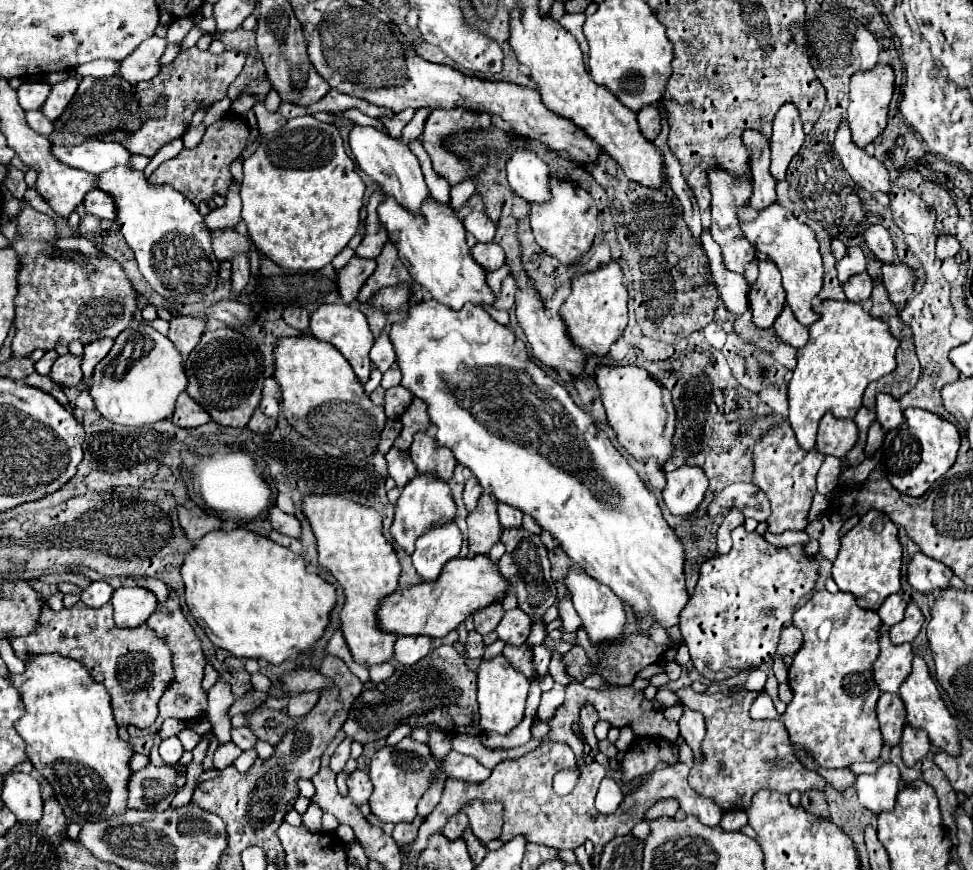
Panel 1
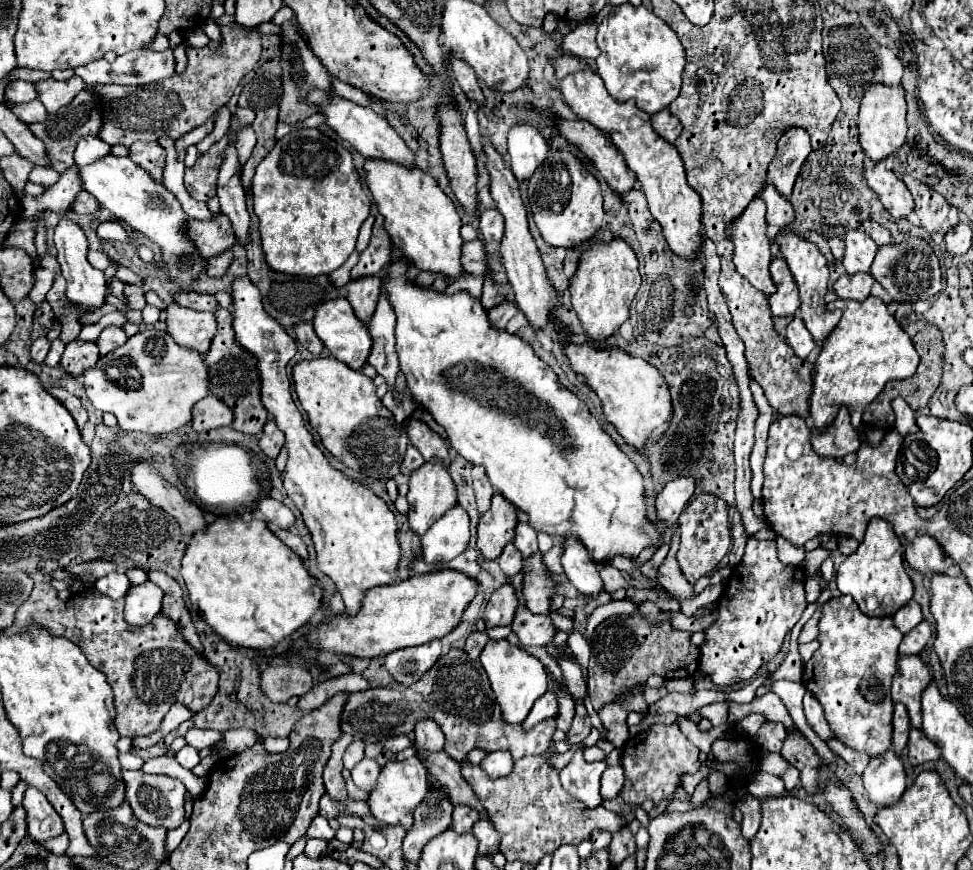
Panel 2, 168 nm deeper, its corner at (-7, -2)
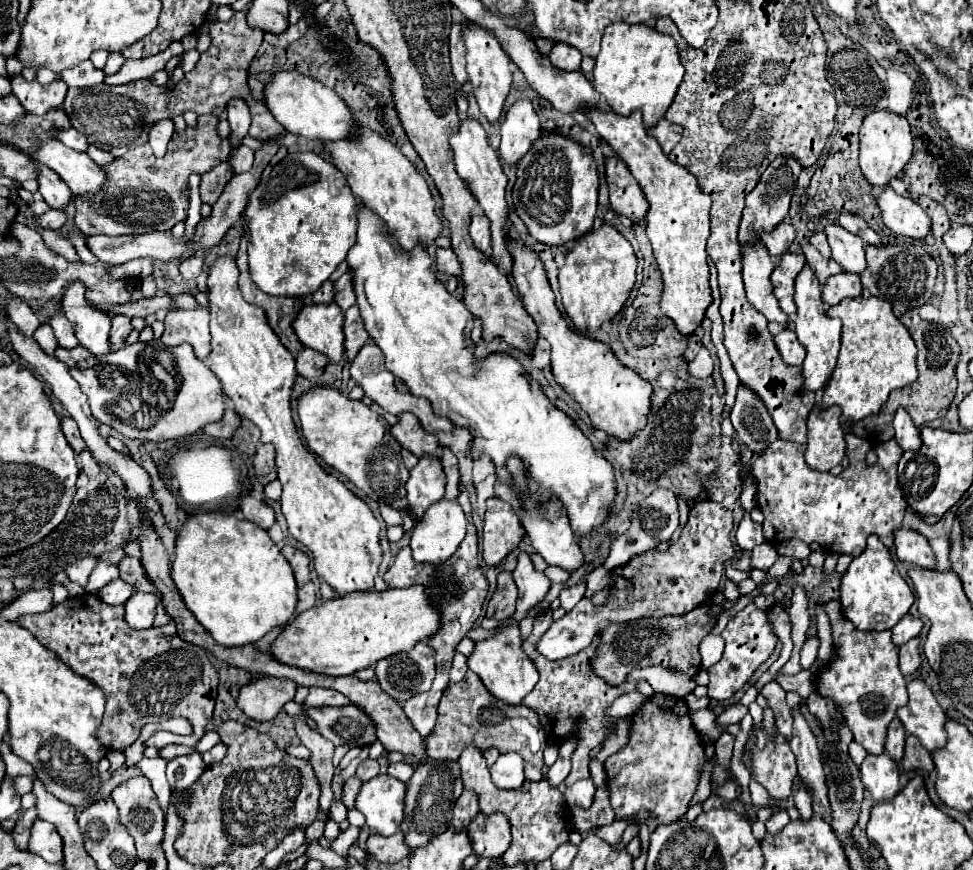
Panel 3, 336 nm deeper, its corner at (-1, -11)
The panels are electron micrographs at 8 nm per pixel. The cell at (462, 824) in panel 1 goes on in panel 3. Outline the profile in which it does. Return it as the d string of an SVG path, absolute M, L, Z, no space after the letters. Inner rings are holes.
M463 790L463 794L459 796L455 810L453 810L453 826L457 830L467 828L469 822L475 818L475 814L479 812L479 802L477 802L477 794L473 790Z

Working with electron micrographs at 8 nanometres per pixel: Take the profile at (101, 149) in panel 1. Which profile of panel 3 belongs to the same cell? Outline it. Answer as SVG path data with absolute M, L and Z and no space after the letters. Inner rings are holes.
M69 128L69 130L61 130L59 134L57 134L57 138L65 144L65 146L69 146L69 148L73 148L73 150L79 150L79 152L85 152L87 150L87 140L85 140L85 136L81 136L75 128Z

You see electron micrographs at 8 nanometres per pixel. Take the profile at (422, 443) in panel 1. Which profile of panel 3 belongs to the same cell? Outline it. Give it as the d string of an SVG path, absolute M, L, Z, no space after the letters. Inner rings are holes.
M403 412L401 416L397 416L399 422L391 426L391 436L409 452L413 452L417 458L429 454L429 456L439 456L441 448L437 442L437 436L425 432L421 428L421 422L417 420L417 416L413 416L411 412Z

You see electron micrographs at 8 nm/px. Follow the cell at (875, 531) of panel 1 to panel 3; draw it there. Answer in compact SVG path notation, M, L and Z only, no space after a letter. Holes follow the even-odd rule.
M869 536L867 548L861 556L857 556L847 572L841 578L841 612L847 620L851 620L861 630L887 630L893 628L893 642L897 646L907 644L911 638L919 636L923 622L909 612L915 602L915 594L909 584L901 578L895 562L891 560L889 550L881 544L877 536Z

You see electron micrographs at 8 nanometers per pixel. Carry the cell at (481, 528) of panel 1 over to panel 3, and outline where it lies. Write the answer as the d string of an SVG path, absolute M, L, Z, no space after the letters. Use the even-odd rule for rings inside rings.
M489 498L483 526L483 560L487 566L497 566L501 560L519 546L525 530L511 504Z

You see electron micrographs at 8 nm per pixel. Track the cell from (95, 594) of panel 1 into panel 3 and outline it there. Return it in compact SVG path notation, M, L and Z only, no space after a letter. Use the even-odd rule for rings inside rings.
M117 578L99 592L99 598L107 604L125 604L131 598L131 594L133 594L133 588L125 584L125 580Z

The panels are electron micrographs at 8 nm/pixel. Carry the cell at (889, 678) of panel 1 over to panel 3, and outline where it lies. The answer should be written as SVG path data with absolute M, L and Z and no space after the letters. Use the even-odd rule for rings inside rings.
M911 680L907 684L909 704L897 710L897 718L903 722L909 734L915 734L923 748L933 752L945 746L945 720L947 714L935 700L933 692L923 680Z

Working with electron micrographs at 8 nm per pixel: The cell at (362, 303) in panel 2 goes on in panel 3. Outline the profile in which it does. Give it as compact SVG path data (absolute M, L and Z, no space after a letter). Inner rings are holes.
M353 306L345 312L343 332L345 332L345 360L351 362L357 356L357 352L365 346L365 342L369 340L369 334L365 332L357 306Z

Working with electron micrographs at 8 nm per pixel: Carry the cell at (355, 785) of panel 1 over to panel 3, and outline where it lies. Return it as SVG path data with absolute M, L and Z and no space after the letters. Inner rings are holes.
M373 758L363 760L363 762L359 764L359 768L357 768L357 776L359 776L363 782L367 782L367 780L375 778L377 774L379 774L379 762L377 762L377 760L373 760Z

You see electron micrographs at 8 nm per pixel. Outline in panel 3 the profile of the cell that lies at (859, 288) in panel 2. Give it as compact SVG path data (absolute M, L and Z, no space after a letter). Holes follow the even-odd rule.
M841 272L841 274L829 276L829 280L823 284L823 300L829 306L839 304L843 298L857 298L857 296L861 296L859 274Z

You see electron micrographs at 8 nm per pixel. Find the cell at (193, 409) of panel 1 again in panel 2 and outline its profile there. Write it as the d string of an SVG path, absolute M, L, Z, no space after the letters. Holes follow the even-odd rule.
M207 395L205 399L201 399L199 403L195 403L193 407L193 419L191 425L197 433L201 431L209 431L209 429L217 429L217 427L225 427L231 425L233 421L233 413L227 405L223 405L217 397Z

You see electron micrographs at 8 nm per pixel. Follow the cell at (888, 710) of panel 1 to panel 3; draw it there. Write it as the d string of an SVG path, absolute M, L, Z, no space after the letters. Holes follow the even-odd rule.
M895 718L895 720L889 724L887 742L885 742L885 752L887 752L895 762L901 762L901 758L903 758L905 738L907 738L907 732L905 732L905 728L903 728L901 720L899 720L899 718Z

